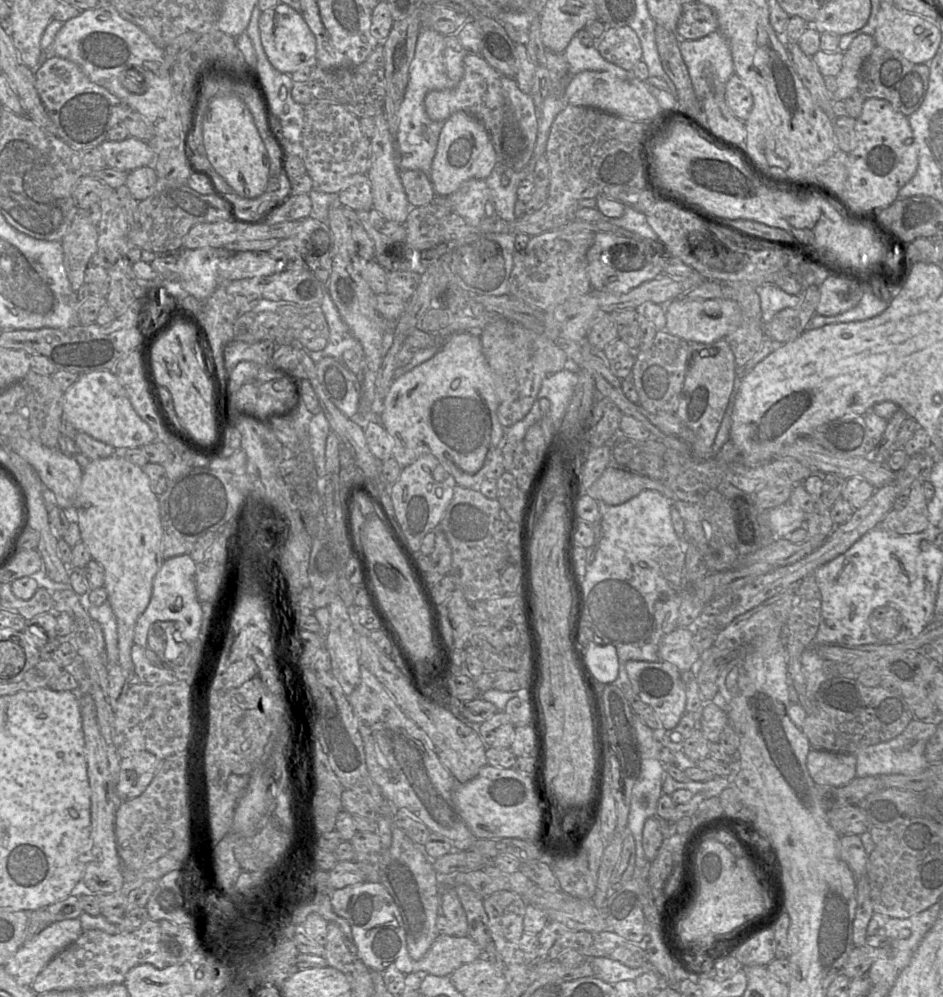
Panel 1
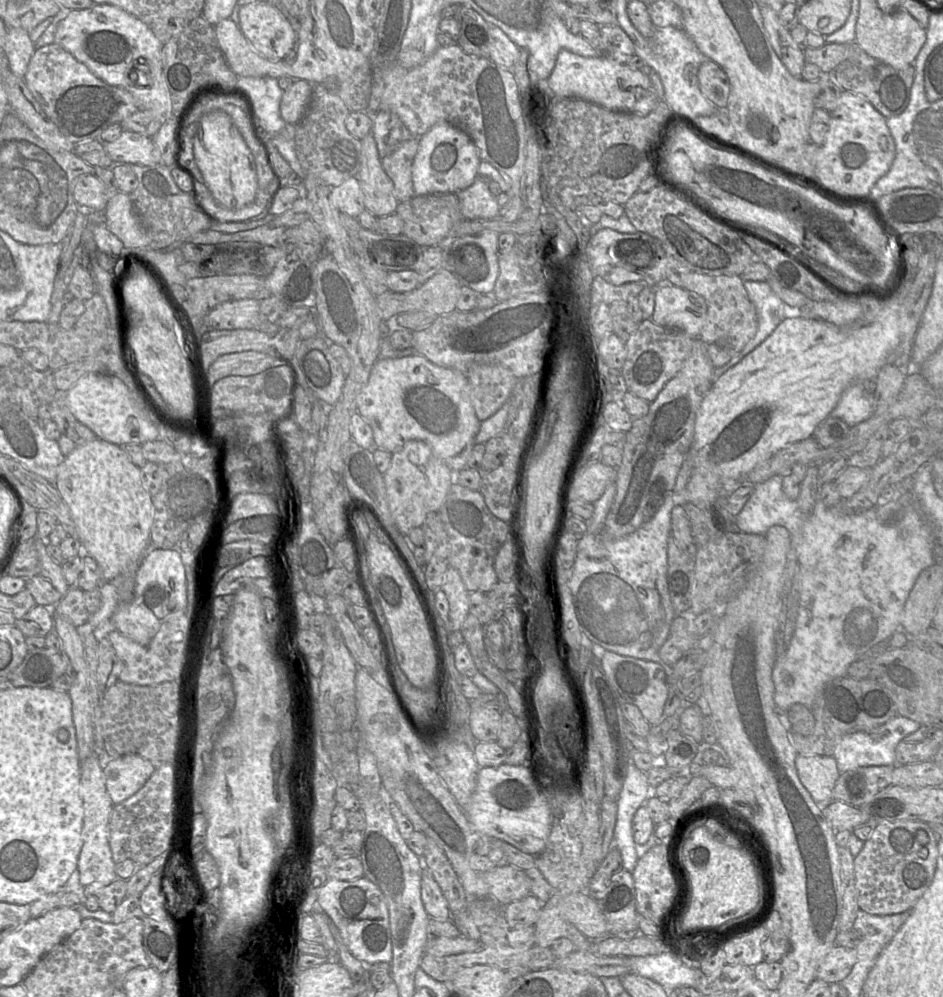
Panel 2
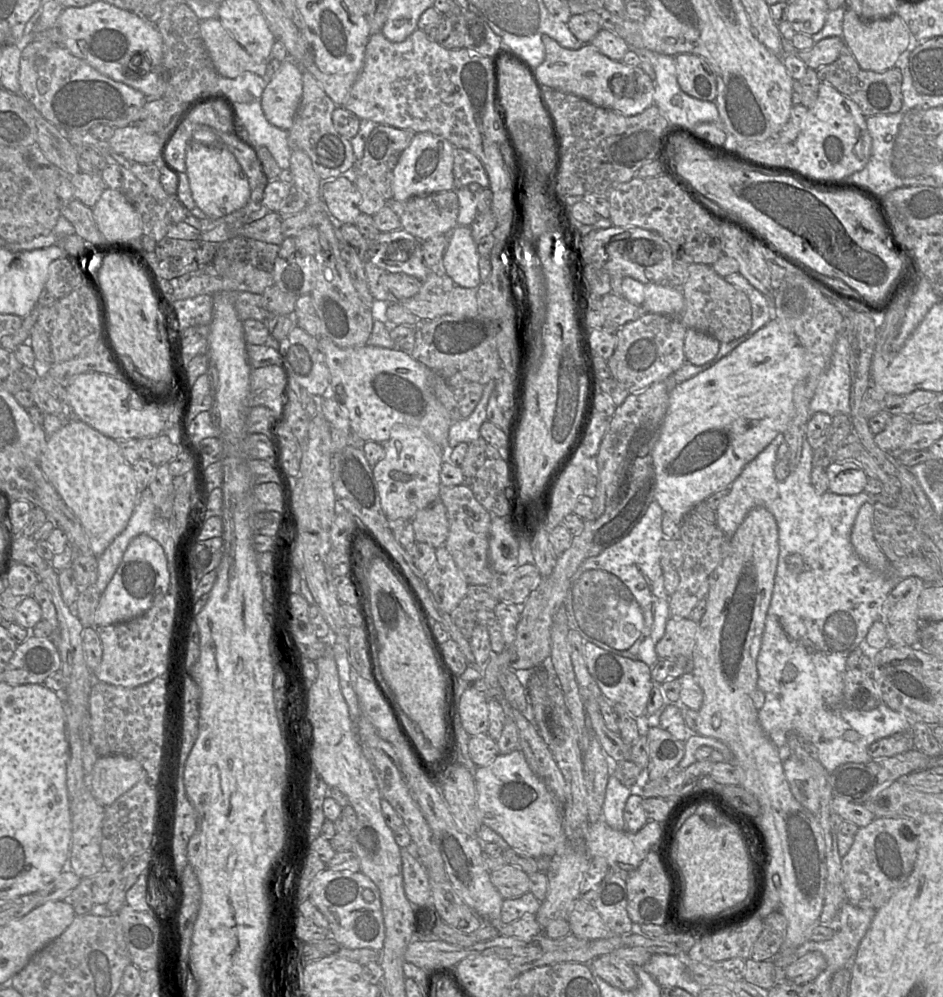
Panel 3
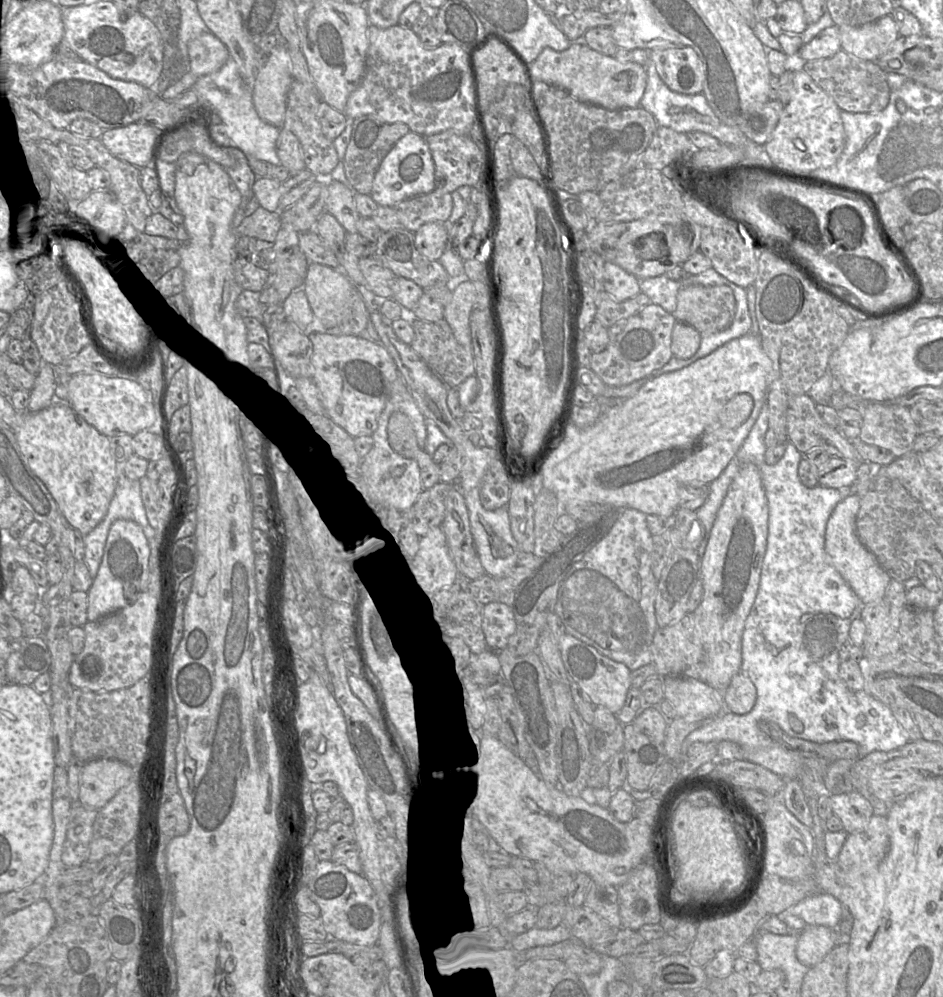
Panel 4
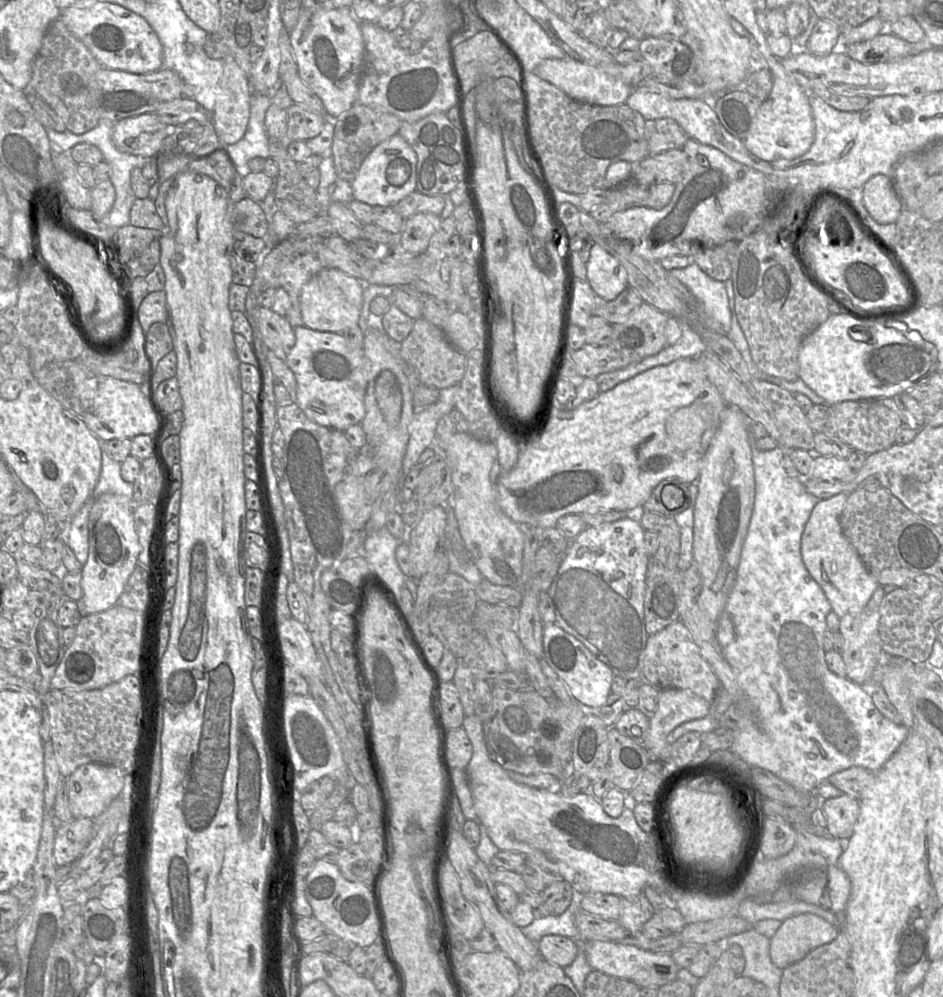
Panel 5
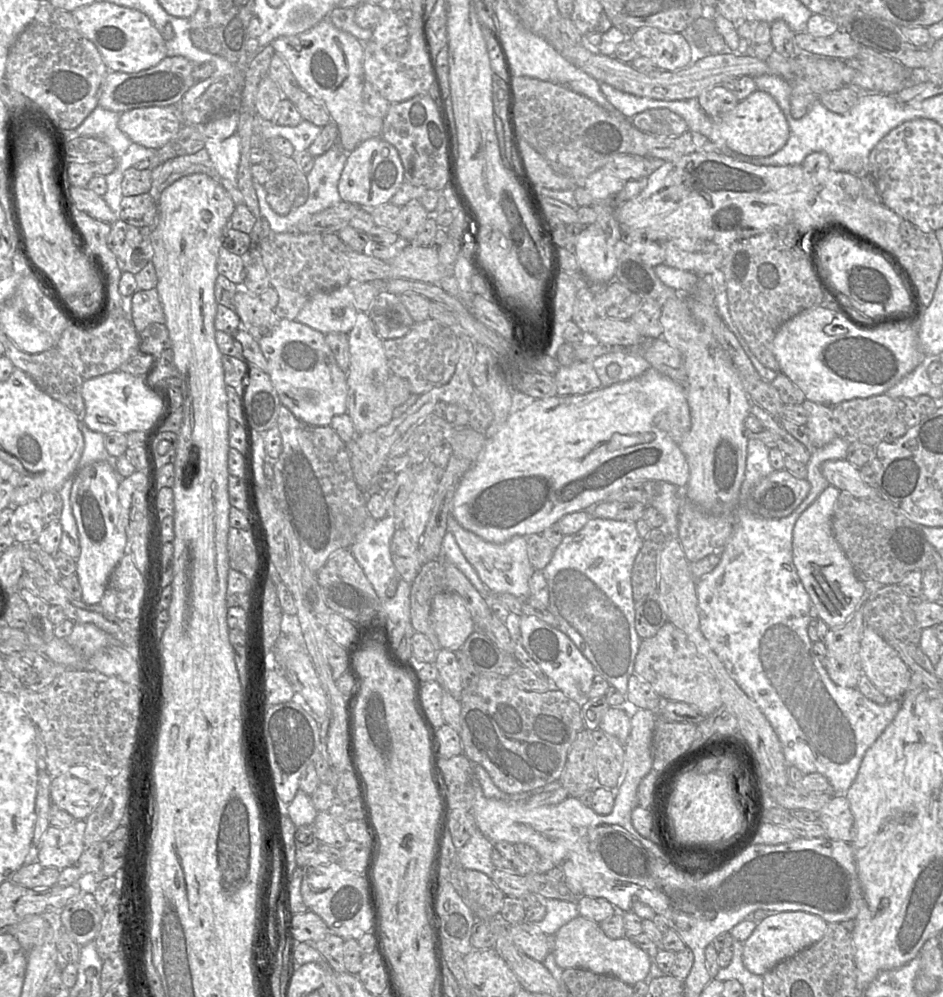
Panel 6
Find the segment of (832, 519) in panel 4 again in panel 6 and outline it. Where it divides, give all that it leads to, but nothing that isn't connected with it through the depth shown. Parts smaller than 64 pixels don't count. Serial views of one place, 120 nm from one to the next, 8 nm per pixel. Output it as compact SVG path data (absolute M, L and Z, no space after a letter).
M830 485L826 487L797 519L793 528L792 540L792 559L798 578L810 598L812 609L830 629L846 623L861 607L868 594L864 581L856 576L852 564L836 541L832 531L831 518L839 494L838 488Z

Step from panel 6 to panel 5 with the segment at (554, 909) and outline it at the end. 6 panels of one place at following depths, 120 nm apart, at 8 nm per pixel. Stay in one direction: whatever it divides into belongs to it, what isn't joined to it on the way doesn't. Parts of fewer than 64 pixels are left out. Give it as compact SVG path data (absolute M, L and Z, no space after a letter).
M576 902L560 915L537 916L528 926L522 928L522 931L536 944L546 935L562 935L580 941L575 924L575 915L578 910Z

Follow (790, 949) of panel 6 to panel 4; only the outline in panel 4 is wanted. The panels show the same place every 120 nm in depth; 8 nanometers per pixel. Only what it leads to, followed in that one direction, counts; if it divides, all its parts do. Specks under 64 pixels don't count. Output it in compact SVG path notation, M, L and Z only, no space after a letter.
M808 926L798 933L796 957L811 968L820 963L837 946L835 933L826 926Z

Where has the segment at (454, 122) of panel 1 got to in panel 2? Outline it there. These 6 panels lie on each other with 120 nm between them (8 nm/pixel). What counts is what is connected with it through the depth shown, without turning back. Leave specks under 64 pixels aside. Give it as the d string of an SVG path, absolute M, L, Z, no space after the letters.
M438 123L419 138L417 154L412 164L415 196L435 193L457 193L470 187L478 177L481 162L472 139L450 123Z

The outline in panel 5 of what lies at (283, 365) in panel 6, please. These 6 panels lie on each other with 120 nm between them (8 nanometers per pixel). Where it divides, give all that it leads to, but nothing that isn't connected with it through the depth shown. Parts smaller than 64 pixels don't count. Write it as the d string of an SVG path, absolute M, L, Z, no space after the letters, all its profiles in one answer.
M305 326L294 328L295 344L284 361L297 381L294 402L304 414L317 424L344 432L354 424L360 424L365 416L364 397L368 384L368 363L362 348L353 348L340 334L322 332Z

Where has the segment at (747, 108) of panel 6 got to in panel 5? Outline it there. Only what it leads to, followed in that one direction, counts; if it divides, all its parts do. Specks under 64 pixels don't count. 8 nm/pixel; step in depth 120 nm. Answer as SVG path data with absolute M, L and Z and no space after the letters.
M771 54L766 58L774 83L769 97L762 102L749 133L743 140L746 148L764 161L793 160L804 155L812 146L815 126L809 105L809 93L788 75L781 59Z

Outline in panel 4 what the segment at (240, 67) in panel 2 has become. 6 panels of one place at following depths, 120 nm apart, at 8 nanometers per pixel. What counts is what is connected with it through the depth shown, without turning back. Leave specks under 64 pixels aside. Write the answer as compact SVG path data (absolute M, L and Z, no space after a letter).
M211 32L194 38L188 46L189 71L196 77L211 74L229 59L226 46Z

